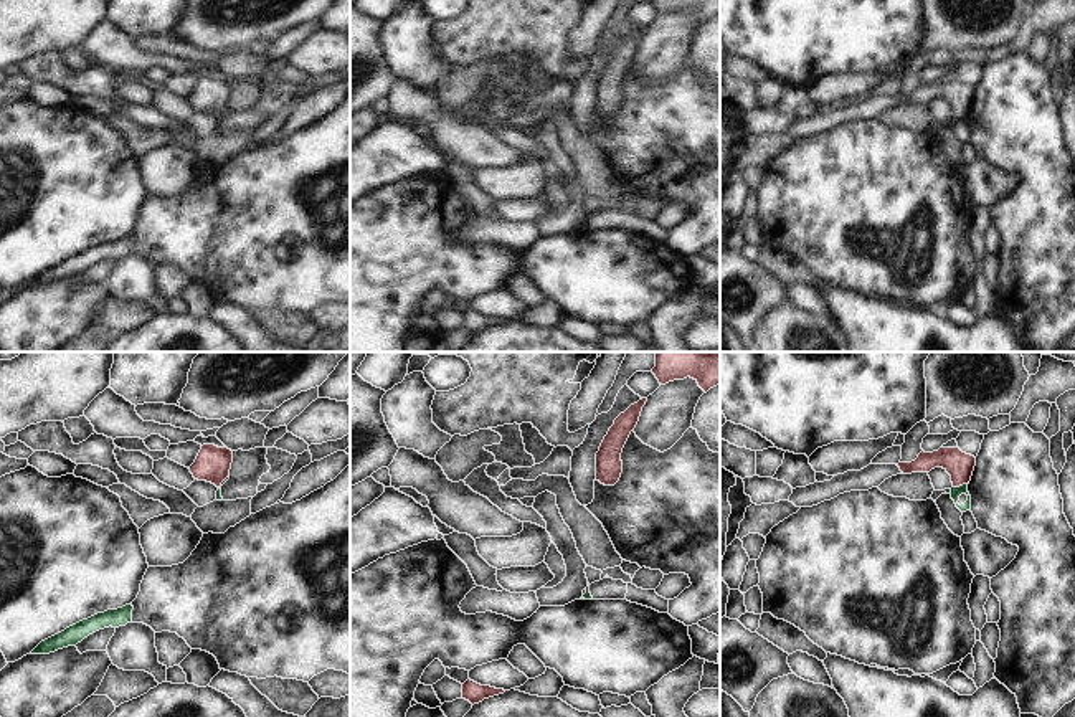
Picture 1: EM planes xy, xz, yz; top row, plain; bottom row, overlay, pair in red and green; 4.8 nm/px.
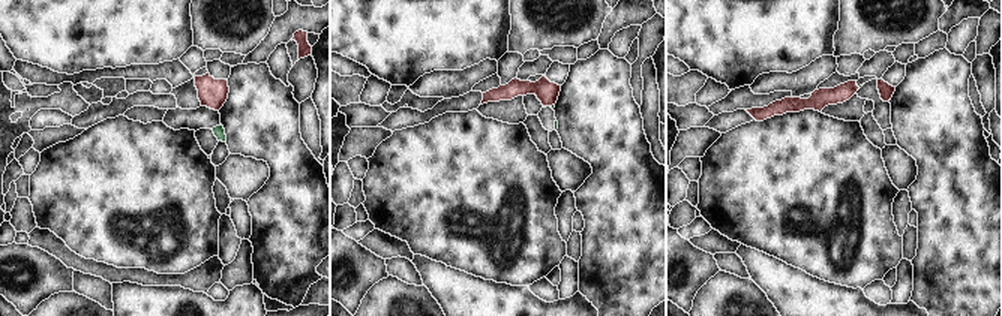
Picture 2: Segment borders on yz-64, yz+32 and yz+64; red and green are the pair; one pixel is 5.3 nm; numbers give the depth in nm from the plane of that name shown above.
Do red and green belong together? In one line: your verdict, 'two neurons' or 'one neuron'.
two neurons

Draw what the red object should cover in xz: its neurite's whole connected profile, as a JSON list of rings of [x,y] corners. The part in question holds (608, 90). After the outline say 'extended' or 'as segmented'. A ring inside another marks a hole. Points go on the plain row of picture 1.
[[[642,28],[621,43],[604,66],[599,81],[596,83],[596,111],[601,114],[614,116],[619,111],[623,102],[621,83],[639,51],[646,31],[647,28]]]; as segmented

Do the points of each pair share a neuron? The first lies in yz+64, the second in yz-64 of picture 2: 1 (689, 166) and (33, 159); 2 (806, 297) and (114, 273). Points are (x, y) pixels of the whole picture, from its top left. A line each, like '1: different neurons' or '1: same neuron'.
1: same neuron
2: different neurons

